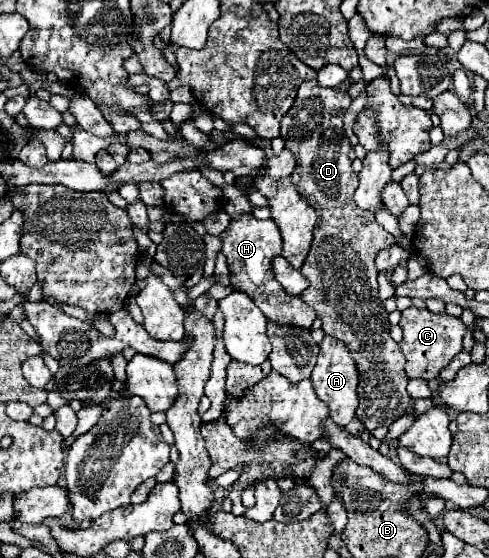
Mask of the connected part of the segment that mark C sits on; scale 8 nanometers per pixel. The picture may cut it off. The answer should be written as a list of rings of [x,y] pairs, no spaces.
[[[410,307],[402,311],[399,322],[404,339],[402,339],[402,353],[406,357],[406,375],[410,379],[422,377],[422,379],[434,379],[442,367],[446,367],[452,357],[462,349],[462,337],[466,333],[466,325],[460,321],[460,317],[450,317],[450,315],[434,315],[428,309],[416,309]]]

